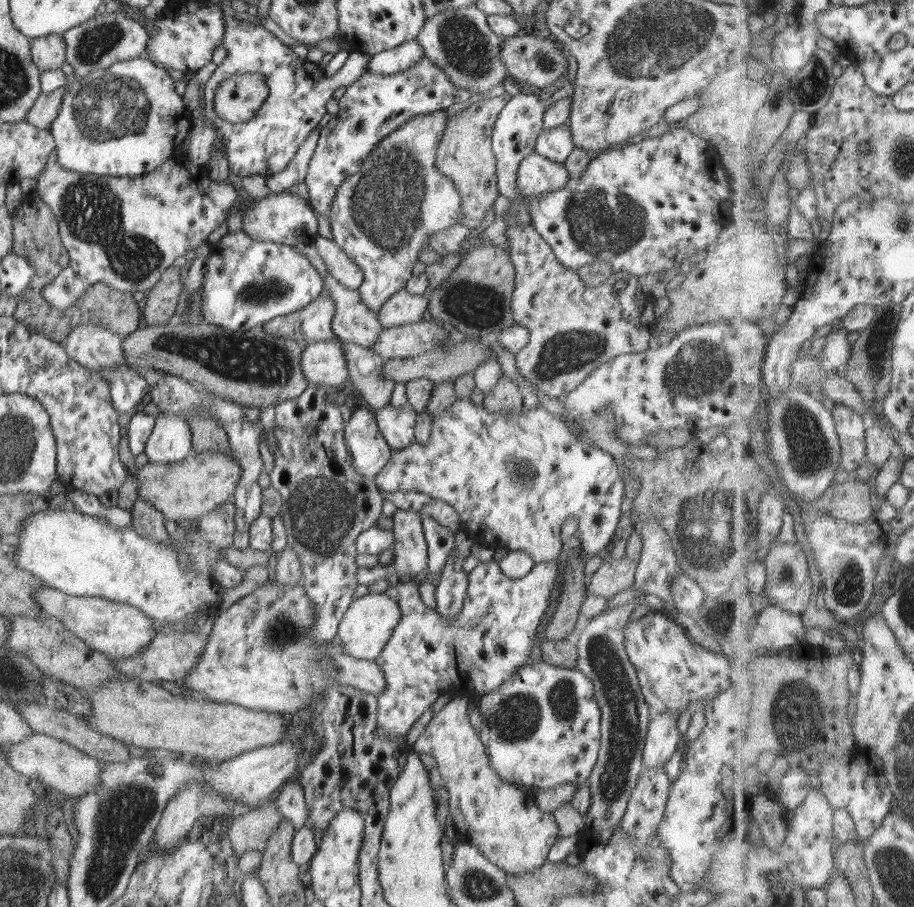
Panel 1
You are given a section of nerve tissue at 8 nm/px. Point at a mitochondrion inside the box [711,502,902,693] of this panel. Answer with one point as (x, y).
(849, 588)

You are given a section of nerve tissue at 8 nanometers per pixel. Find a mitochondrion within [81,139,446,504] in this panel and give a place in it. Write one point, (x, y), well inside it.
(247, 360)

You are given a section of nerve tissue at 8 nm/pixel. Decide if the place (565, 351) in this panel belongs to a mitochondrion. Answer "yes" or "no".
yes

